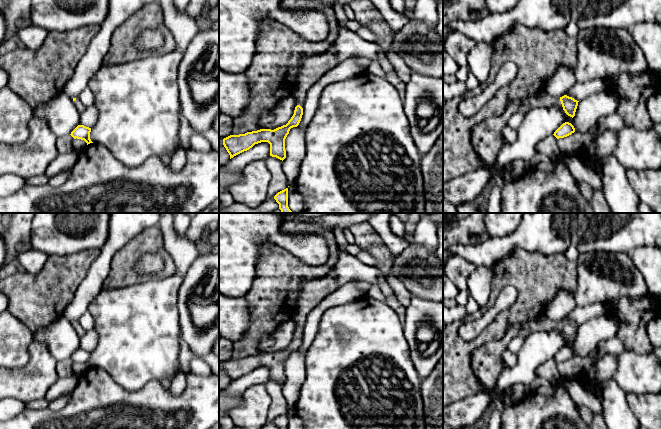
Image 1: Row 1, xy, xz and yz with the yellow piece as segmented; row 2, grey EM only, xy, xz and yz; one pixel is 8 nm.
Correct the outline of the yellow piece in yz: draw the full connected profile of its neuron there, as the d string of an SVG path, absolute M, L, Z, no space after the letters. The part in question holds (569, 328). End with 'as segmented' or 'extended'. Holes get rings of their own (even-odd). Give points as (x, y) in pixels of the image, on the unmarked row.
M544 314L527 322L509 326L504 337L498 341L491 341L475 349L471 354L471 368L476 378L492 391L496 381L504 368L502 367L502 354L516 336L526 338L532 332L537 331L559 331L565 337L574 341L578 330L577 324L567 319L562 321L552 321Z | extended

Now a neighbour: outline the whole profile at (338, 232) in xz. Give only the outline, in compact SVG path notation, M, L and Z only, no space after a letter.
M337 227L333 230L333 232L334 232L334 236L338 244L339 250L346 251L345 245L347 244L347 242L344 237L343 230L344 228Z

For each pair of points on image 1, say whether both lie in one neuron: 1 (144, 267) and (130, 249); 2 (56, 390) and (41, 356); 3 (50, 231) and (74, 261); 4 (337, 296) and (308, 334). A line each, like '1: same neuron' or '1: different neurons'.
1: different neurons
2: different neurons
3: different neurons
4: same neuron

